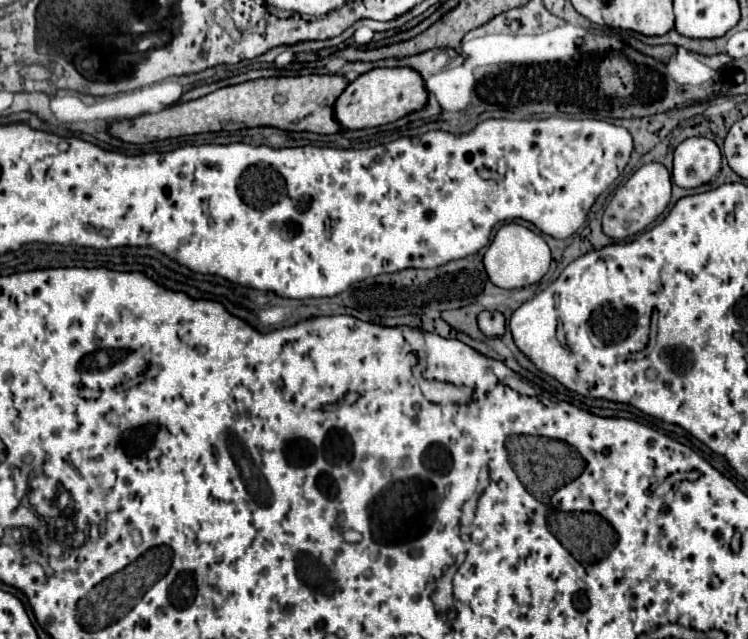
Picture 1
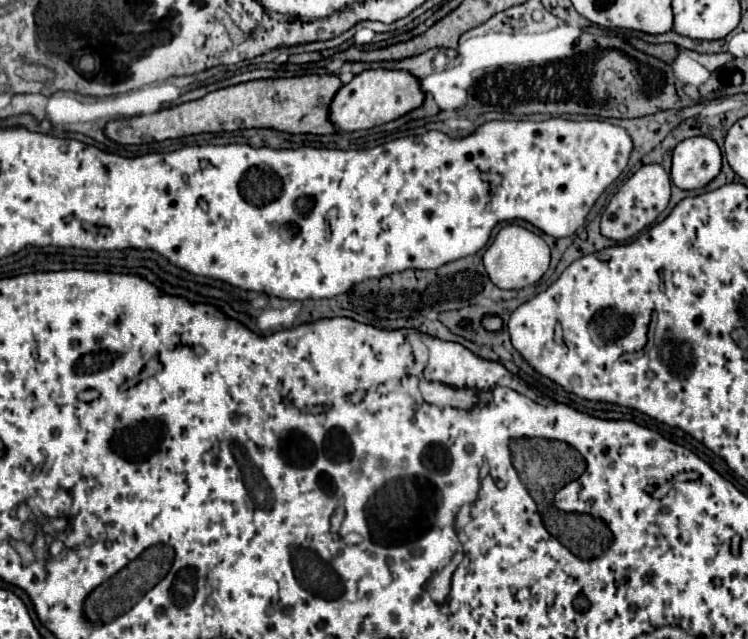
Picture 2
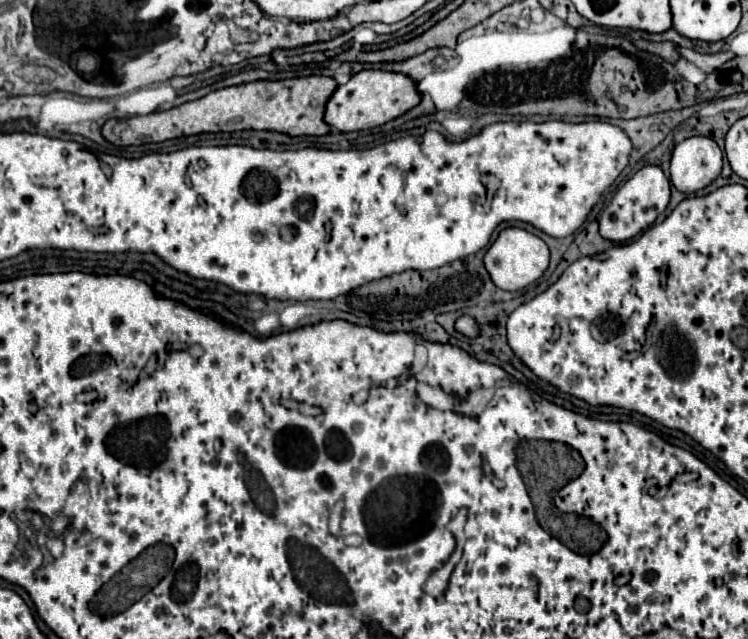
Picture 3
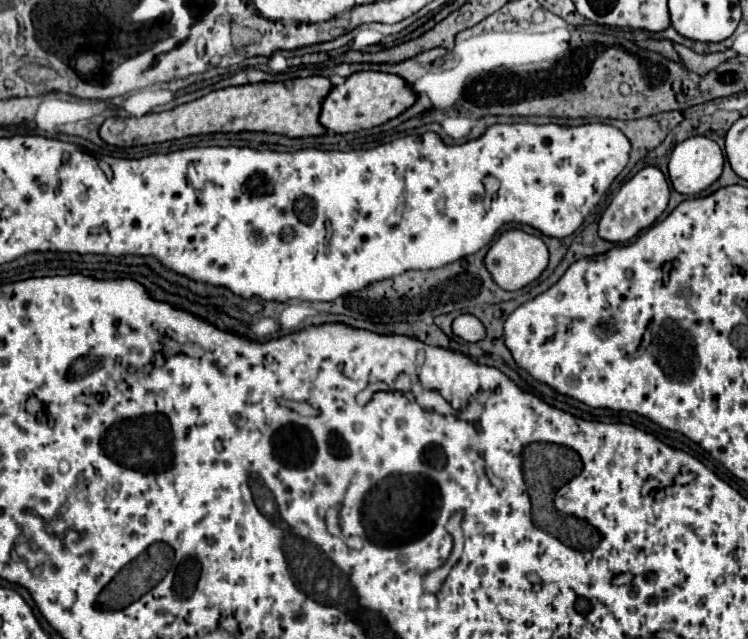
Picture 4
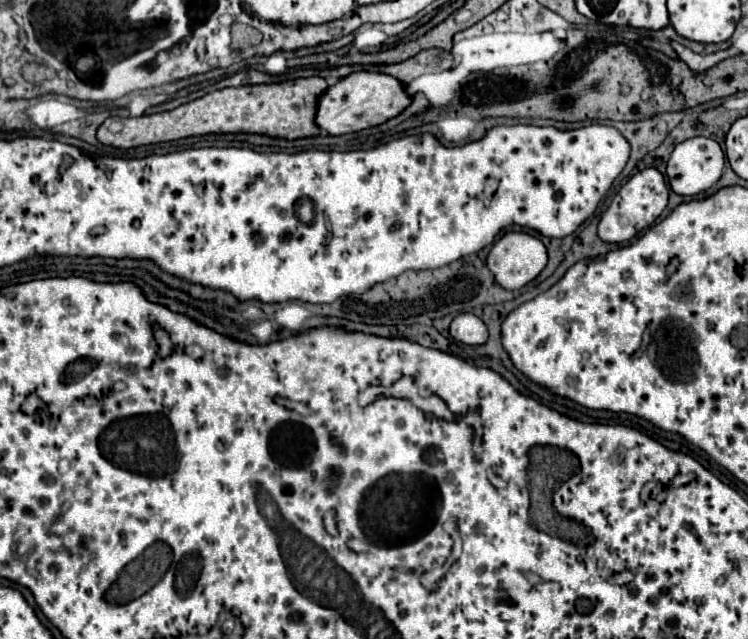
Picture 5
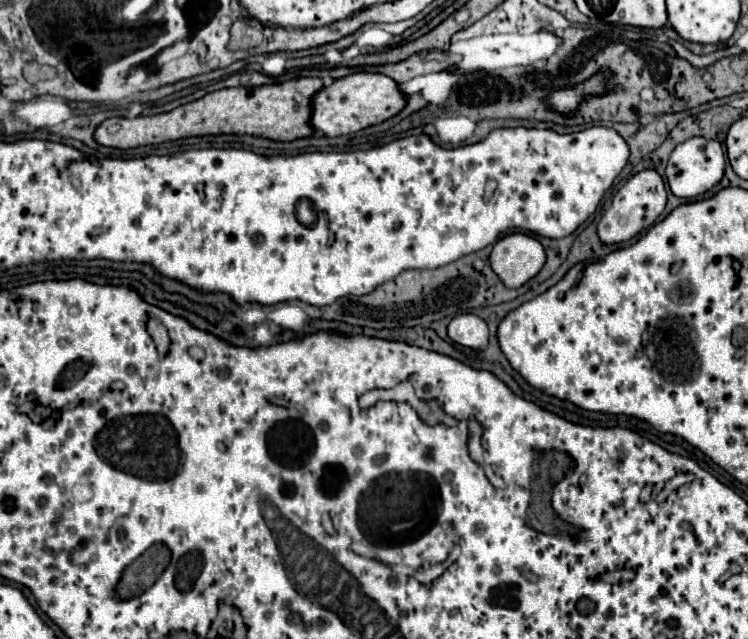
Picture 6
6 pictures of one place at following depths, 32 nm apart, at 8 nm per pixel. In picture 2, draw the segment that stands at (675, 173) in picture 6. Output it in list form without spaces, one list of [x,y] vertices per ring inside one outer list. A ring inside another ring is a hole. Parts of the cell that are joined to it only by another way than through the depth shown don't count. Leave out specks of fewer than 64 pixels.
[[[694,136],[674,148],[670,178],[680,190],[698,190],[714,180],[720,168],[722,152],[718,144],[706,136]]]

